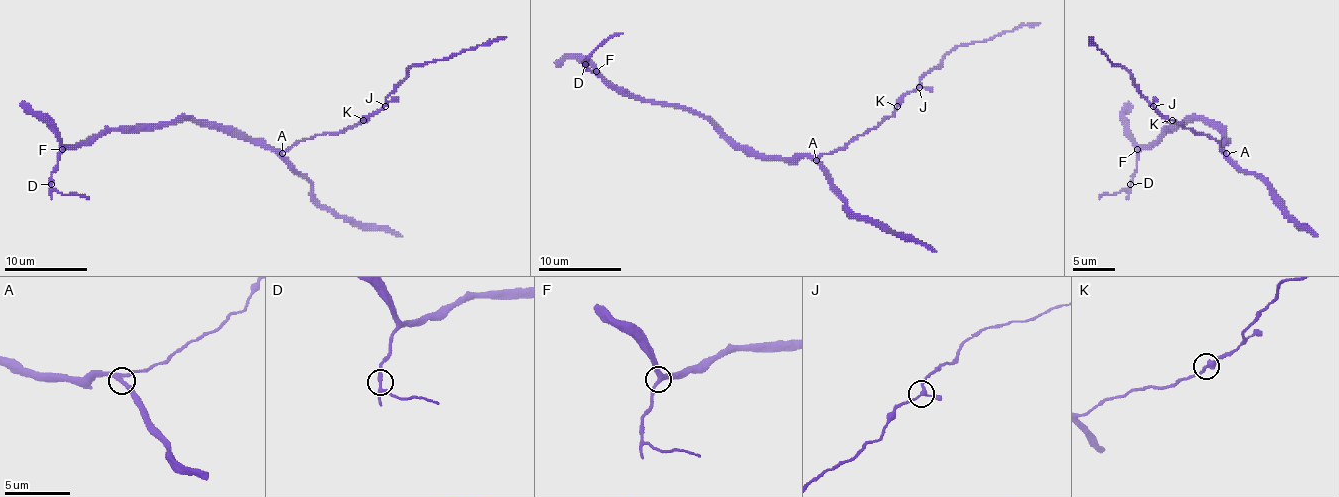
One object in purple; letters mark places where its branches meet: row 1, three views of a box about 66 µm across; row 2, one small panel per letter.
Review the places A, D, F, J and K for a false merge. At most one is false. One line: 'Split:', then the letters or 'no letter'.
Split: no letter

